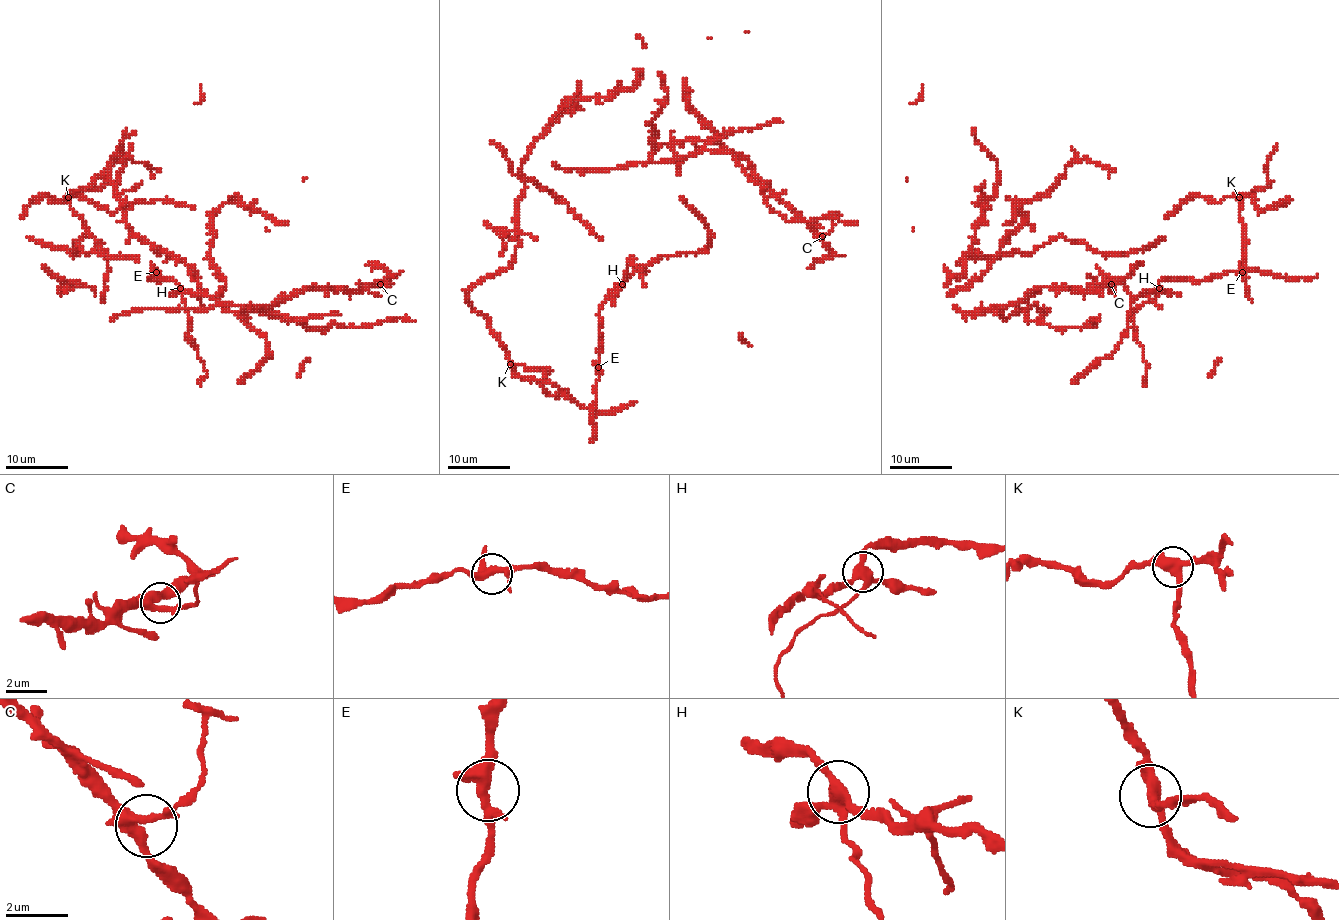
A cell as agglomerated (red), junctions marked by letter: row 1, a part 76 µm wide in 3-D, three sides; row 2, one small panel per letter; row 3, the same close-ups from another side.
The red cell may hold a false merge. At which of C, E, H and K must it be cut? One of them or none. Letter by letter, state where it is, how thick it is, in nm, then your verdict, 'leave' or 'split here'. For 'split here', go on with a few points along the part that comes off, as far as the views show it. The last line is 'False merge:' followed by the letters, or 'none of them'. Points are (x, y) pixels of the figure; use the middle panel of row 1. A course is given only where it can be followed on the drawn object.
C: at (822, 236); 340 nm thick; leave
E: at (598, 367); 320 nm thick; leave
H: at (622, 284); 360 nm thick; split here
K: at (510, 364); 340 nm thick; leave
False merge: H

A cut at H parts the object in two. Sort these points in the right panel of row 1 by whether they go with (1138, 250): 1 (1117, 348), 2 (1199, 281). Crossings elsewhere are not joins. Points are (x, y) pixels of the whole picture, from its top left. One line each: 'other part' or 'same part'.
1: same part
2: same part

